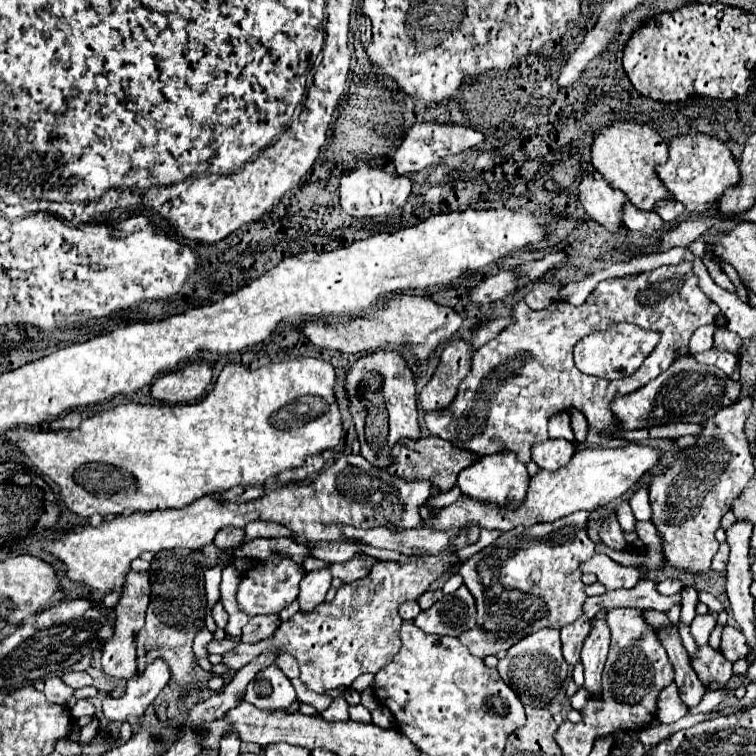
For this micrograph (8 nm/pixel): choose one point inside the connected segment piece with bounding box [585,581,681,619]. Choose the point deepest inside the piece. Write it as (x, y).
(645, 596)

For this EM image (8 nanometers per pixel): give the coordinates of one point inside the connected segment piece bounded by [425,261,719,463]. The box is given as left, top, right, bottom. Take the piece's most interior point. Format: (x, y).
(518, 380)

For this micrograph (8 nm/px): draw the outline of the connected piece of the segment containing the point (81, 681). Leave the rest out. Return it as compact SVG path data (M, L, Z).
M67 671L63 677L63 683L73 687L73 689L79 689L79 687L85 687L85 685L91 685L93 679L87 671Z

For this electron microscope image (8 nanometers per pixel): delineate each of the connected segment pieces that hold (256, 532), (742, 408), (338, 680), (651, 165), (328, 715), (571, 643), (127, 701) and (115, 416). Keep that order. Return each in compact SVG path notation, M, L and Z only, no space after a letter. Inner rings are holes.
M251 521L245 525L245 541L257 539L257 537L293 537L293 533L273 521Z
M743 397L739 403L719 409L709 421L701 423L703 431L695 435L697 443L693 447L685 447L663 473L651 477L651 523L657 527L663 551L667 551L667 557L671 559L689 559L689 567L695 573L711 569L711 561L719 547L715 531L719 529L721 517L731 509L731 503L753 477L753 455L743 431L751 405L751 397Z
M467 525L465 529L461 529L457 537L453 537L453 553L441 553L441 557L413 557L413 561L377 561L369 571L369 577L363 577L361 581L355 583L343 583L337 589L333 601L323 601L321 605L317 605L317 609L313 609L313 613L295 613L289 621L281 623L281 627L273 637L259 641L255 645L237 643L235 649L223 655L223 665L227 669L237 671L263 651L277 651L277 653L287 651L299 663L299 671L301 671L299 679L307 685L307 689L315 693L327 693L331 689L347 687L363 673L377 673L379 669L389 665L389 661L397 655L397 649L401 649L401 641L399 641L401 617L397 613L399 605L407 599L417 599L421 593L429 589L429 585L435 579L439 579L443 573L453 569L453 565L457 565L457 549L463 549L465 545L477 541L477 533L479 533L479 525Z
M615 121L593 135L591 143L591 163L593 167L611 183L613 189L619 189L633 201L639 209L653 211L655 203L667 197L665 185L659 181L655 173L657 163L667 161L667 143L659 137L659 133L635 121Z
M337 697L321 715L327 719L327 721L345 721L345 719L349 719L349 715L347 715L347 703L345 703L345 699L343 697Z
M581 615L577 621L573 621L573 625L565 625L565 629L561 629L563 657L571 667L579 663L579 653L581 653L581 647L583 647L583 639L587 637L589 629L591 629L591 625L589 625L589 619L585 615Z
M165 661L149 663L143 673L127 681L127 691L123 697L119 699L113 699L109 695L103 697L103 713L107 721L125 723L129 717L141 717L149 703L169 683L169 677L171 673Z
M313 357L273 363L255 371L227 363L215 387L197 403L127 403L95 413L73 431L7 431L5 439L35 465L38 475L43 473L59 485L65 507L81 517L95 513L107 517L123 511L177 509L207 493L217 495L235 485L263 485L271 475L301 467L307 455L333 449L341 441L341 417L333 385L335 371L331 363ZM273 413L277 413L277 425L271 423Z

